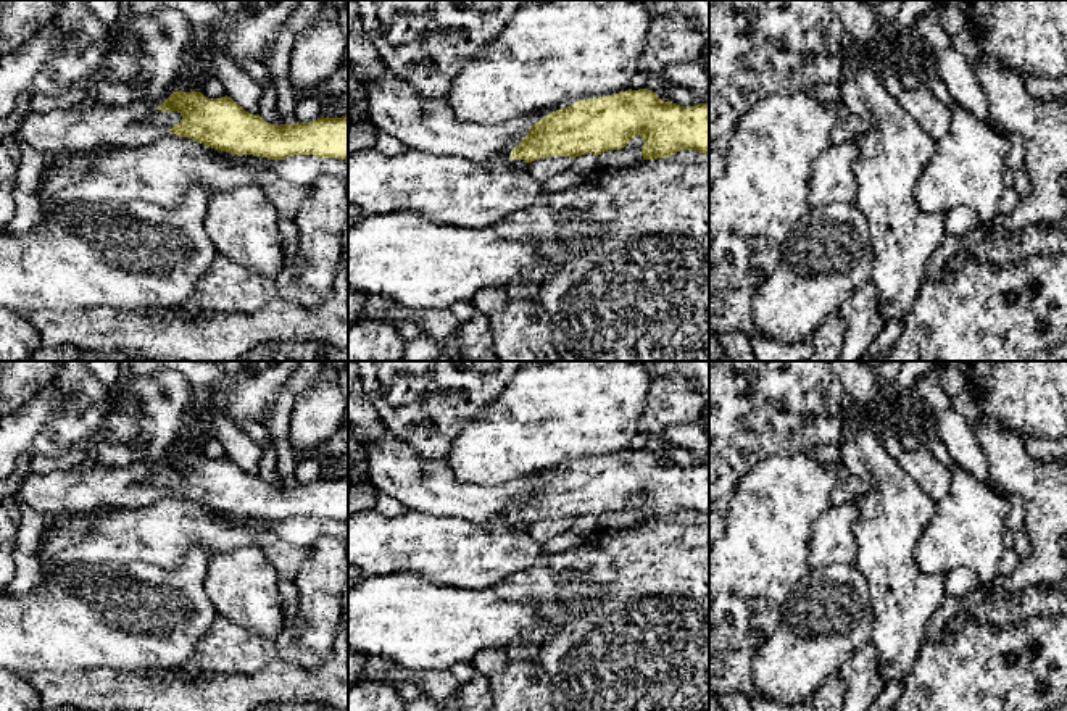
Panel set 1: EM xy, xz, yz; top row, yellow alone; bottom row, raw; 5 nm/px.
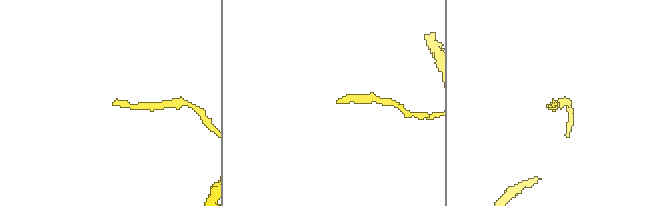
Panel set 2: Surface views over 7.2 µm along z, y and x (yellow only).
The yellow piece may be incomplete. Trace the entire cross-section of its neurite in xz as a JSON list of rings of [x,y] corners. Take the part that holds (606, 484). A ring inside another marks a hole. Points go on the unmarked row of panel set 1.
[[[387,429],[371,447],[367,456],[367,482],[396,498],[405,509],[427,516],[467,519],[488,524],[496,518],[509,518],[532,524],[548,518],[601,516],[619,511],[640,497],[643,500],[643,521],[671,518],[680,511],[696,511],[709,516],[709,463],[693,468],[680,468],[661,461],[656,453],[638,450],[614,456],[579,461],[571,468],[551,472],[534,487],[529,480],[516,480],[506,485],[480,485],[458,480],[445,463],[432,466],[426,472],[411,447],[398,440]]]

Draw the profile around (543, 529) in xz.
[[[548,518],[529,524],[529,532],[537,542],[545,543],[548,538],[571,529],[572,524],[574,519],[569,518]]]

